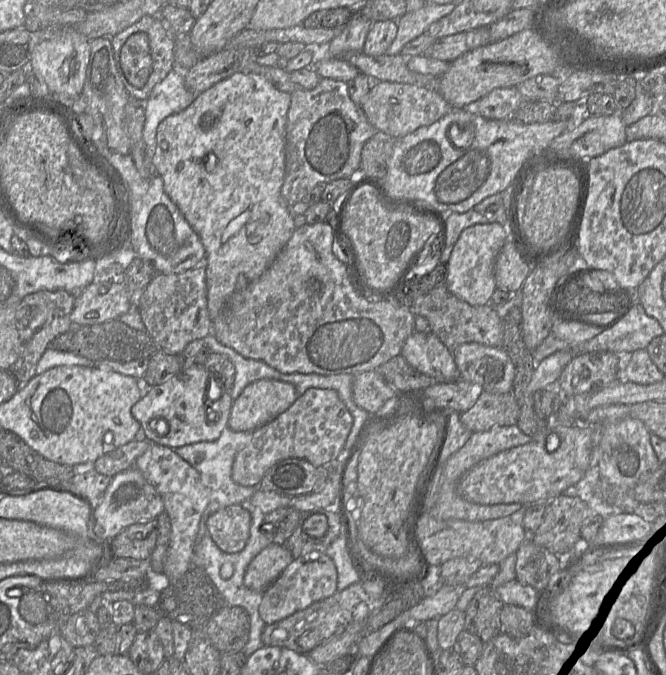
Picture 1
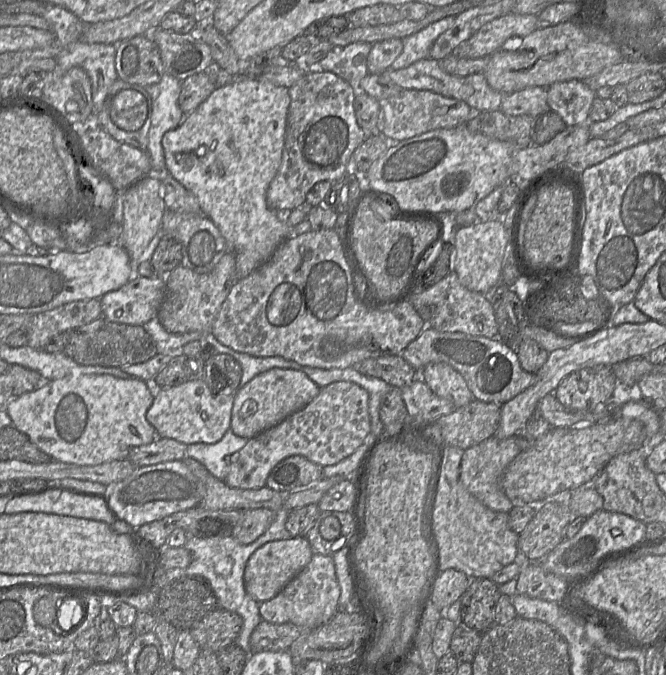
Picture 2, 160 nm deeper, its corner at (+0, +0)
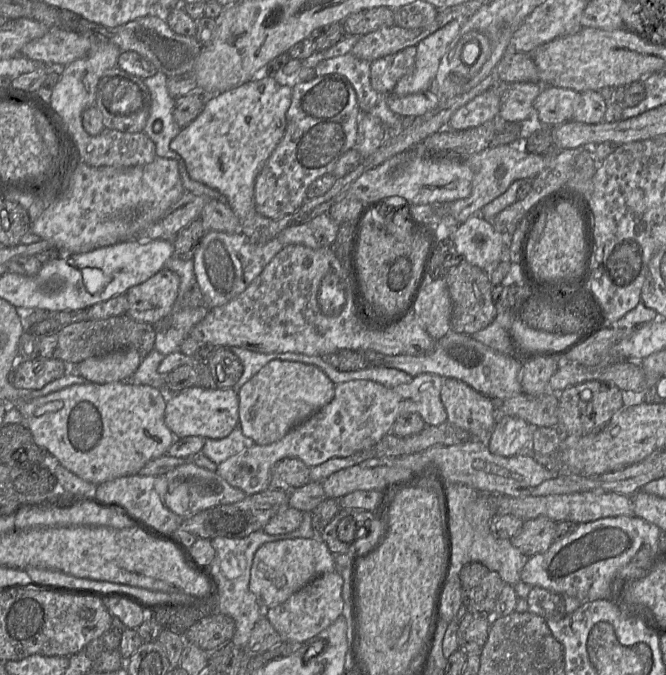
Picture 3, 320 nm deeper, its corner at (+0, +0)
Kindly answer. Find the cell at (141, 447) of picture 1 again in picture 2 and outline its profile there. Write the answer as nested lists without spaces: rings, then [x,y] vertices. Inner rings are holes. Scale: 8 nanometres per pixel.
[[[156,438],[152,443],[134,447],[128,460],[136,467],[155,465],[167,461],[183,460],[187,445],[170,438]]]

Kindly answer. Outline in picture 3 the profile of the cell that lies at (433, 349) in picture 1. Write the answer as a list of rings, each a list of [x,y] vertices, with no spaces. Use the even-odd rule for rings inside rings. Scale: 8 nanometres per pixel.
[[[444,378],[440,398],[447,412],[447,421],[469,432],[473,439],[488,440],[497,421],[497,409],[492,399],[454,378]]]

